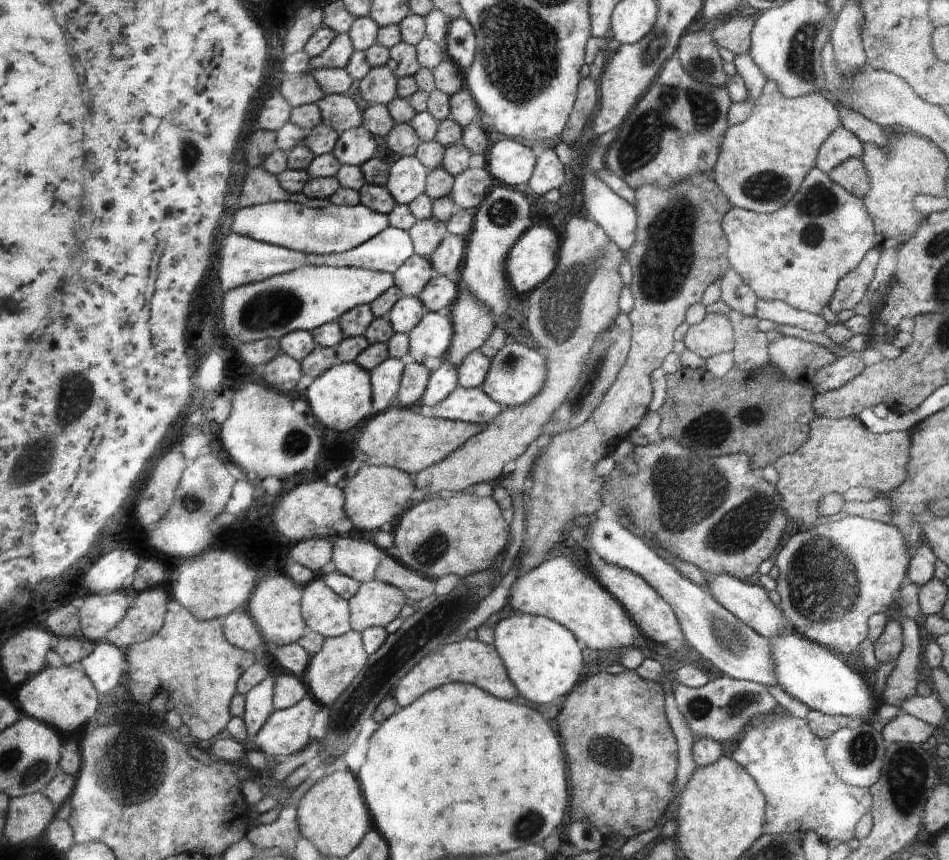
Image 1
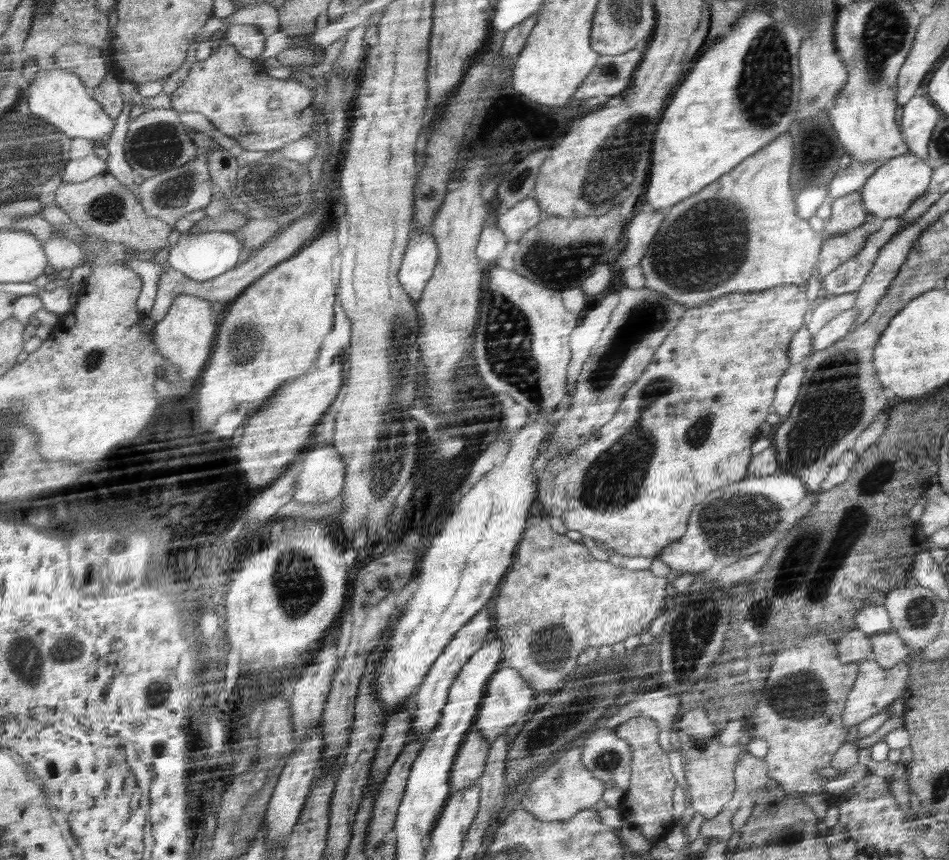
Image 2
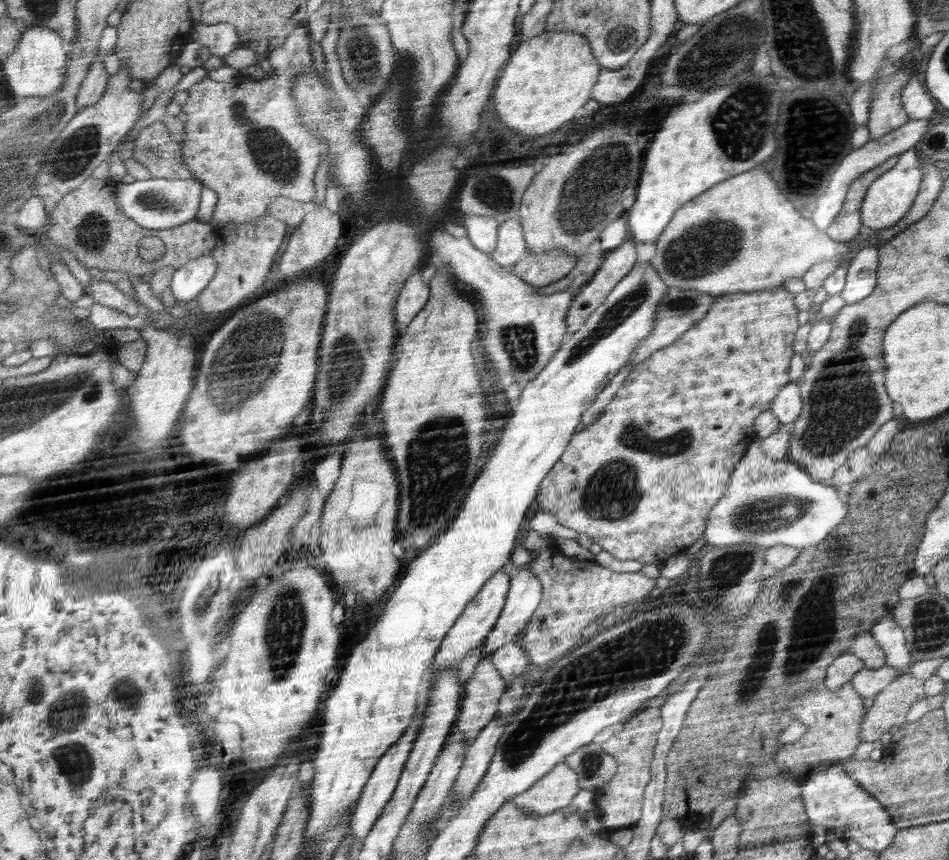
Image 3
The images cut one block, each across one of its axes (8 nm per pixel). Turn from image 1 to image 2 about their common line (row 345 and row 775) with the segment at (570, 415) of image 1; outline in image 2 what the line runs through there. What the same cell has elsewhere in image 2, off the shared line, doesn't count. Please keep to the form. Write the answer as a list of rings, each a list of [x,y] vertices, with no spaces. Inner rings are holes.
[[[602,728],[596,729],[590,736],[588,742],[581,744],[583,748],[582,761],[588,770],[592,771],[597,779],[606,783],[607,790],[604,793],[604,802],[610,807],[617,808],[622,798],[626,795],[630,786],[632,751],[630,745],[616,735],[614,730]]]

